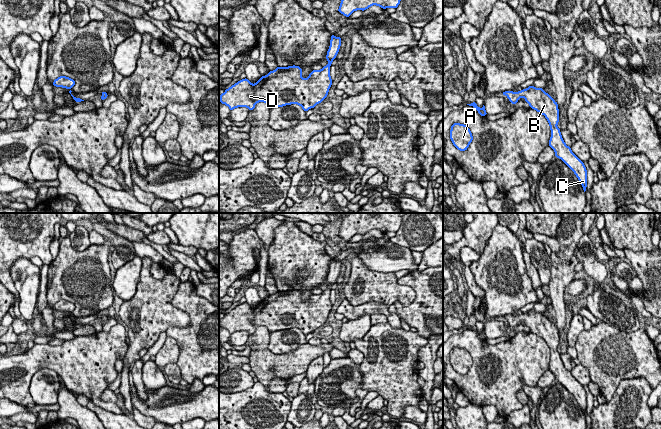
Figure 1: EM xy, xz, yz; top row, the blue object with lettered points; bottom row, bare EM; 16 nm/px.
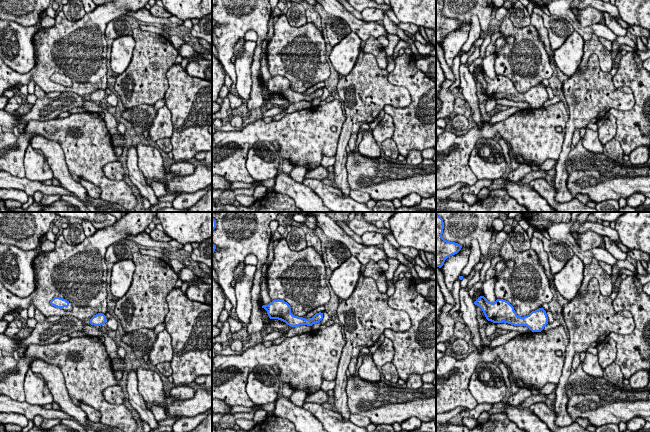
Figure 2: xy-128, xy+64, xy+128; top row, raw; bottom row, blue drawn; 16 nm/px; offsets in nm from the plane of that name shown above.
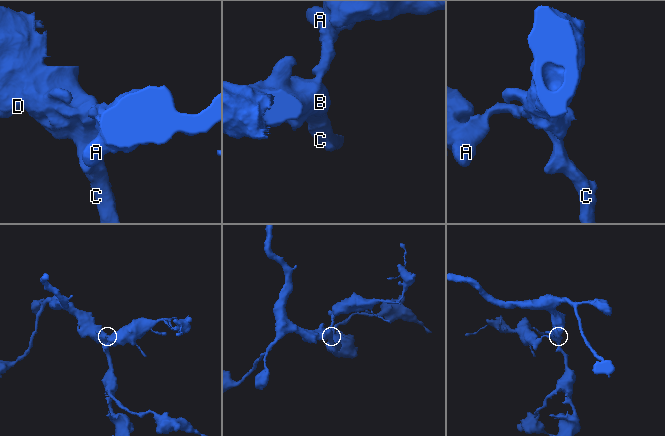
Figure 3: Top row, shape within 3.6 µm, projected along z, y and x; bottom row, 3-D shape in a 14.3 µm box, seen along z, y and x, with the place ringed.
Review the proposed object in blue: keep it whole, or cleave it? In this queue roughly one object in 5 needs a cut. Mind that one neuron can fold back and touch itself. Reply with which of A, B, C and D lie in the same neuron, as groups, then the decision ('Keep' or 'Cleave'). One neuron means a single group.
Groups: A B C D. Keep

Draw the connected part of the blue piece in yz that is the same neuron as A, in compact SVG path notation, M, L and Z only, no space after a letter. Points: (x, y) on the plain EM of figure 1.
M454 347L450 354L450 363L453 369L460 375L465 375L473 364L470 353L460 347Z

